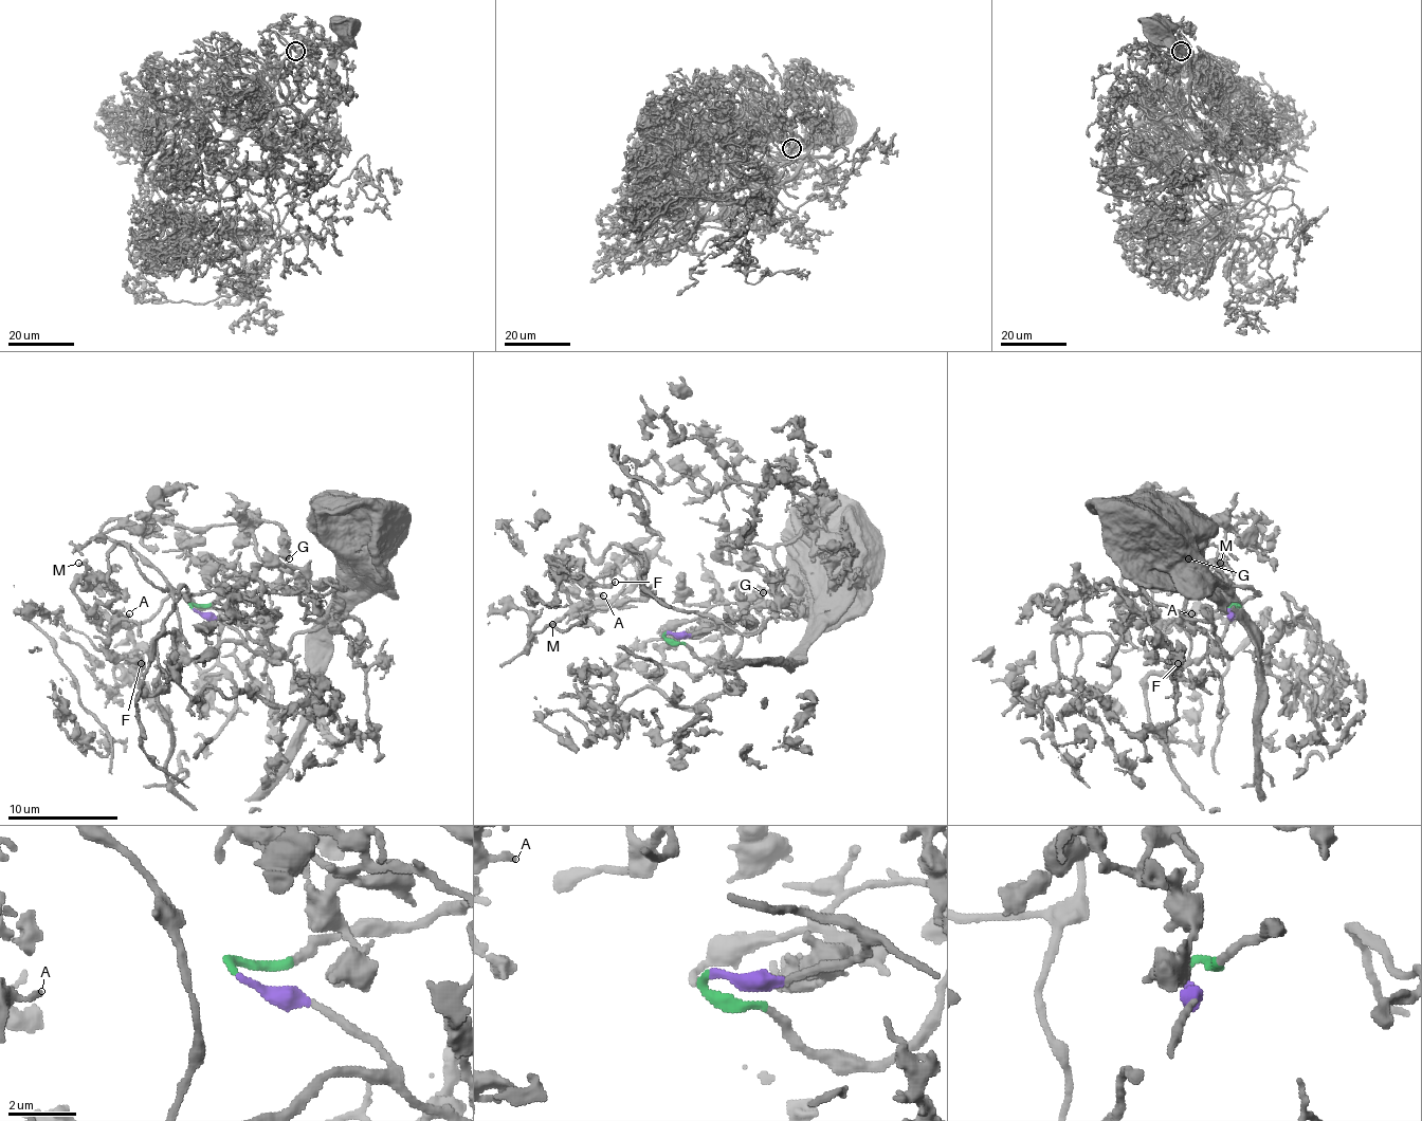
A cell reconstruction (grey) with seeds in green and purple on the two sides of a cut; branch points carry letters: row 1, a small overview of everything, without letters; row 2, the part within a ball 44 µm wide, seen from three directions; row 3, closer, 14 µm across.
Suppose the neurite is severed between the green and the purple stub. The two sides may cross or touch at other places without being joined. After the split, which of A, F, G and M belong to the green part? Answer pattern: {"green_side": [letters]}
{"green_side": ["G"]}

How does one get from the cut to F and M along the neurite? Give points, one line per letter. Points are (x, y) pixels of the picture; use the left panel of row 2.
F: (194, 609), (242, 637), (174, 659), (174, 595), (122, 543), (108, 554), (116, 592), (89, 611), (141, 664)
M: (194, 609), (242, 637), (174, 659), (174, 595), (122, 543), (116, 595), (89, 611), (77, 563)

